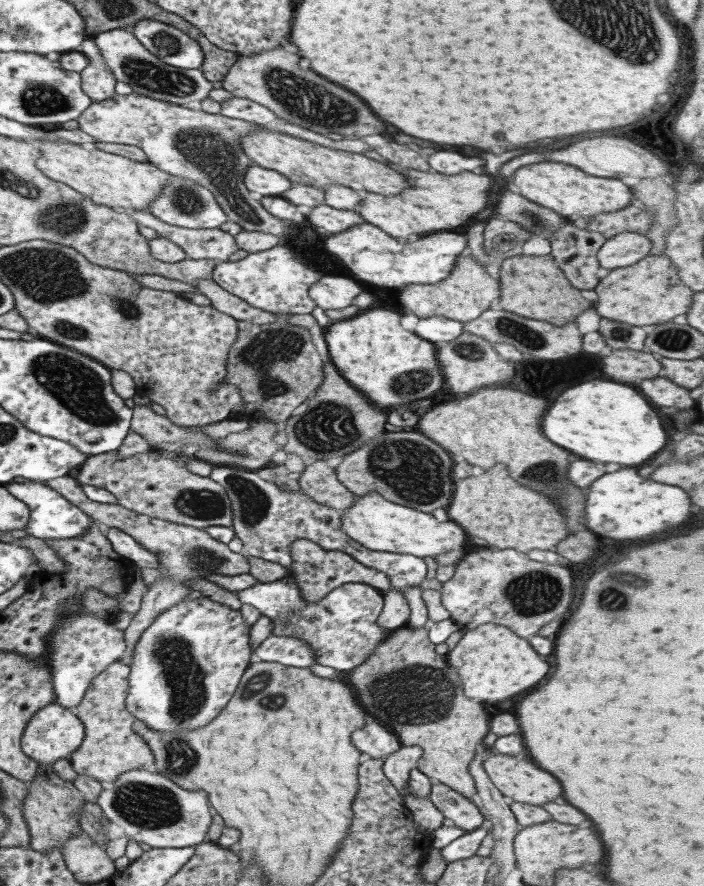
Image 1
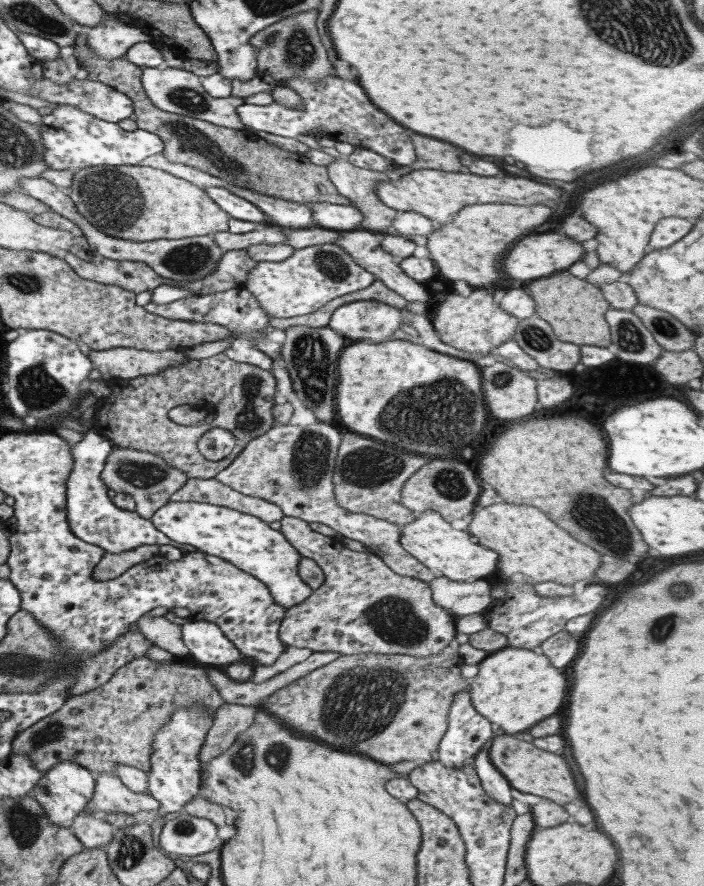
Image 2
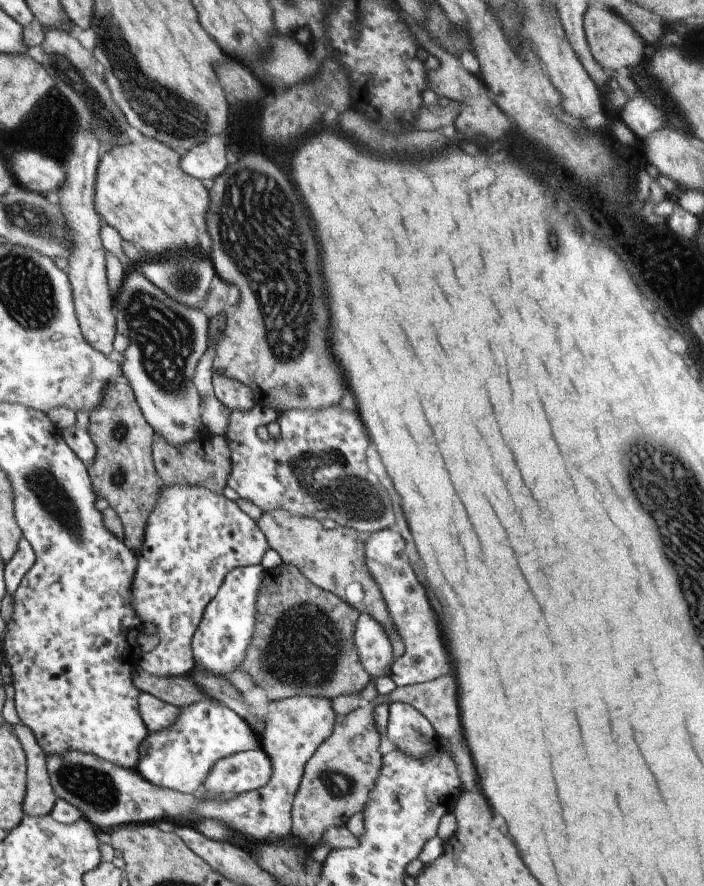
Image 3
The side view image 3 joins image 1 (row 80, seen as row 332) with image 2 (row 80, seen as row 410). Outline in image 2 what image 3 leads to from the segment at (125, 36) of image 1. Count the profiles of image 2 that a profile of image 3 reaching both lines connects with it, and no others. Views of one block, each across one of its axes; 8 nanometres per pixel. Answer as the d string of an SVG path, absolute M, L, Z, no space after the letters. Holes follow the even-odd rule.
M168 67L141 68L140 83L146 97L153 103L153 106L163 112L189 116L197 120L204 120L215 126L224 126L233 130L246 129L235 112L235 108L244 103L243 99L231 95L227 98L209 96L209 93L201 86L200 77L189 71Z

